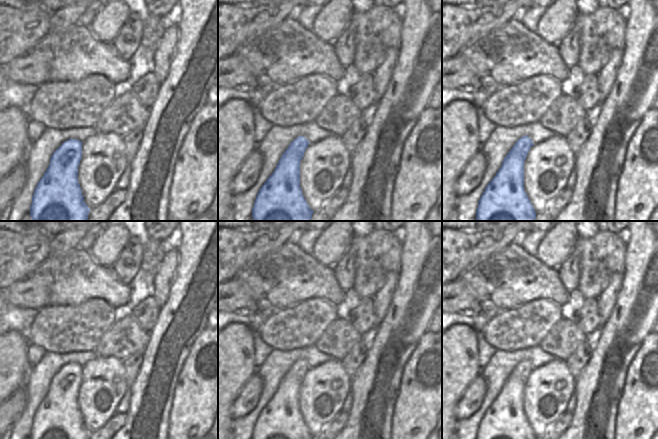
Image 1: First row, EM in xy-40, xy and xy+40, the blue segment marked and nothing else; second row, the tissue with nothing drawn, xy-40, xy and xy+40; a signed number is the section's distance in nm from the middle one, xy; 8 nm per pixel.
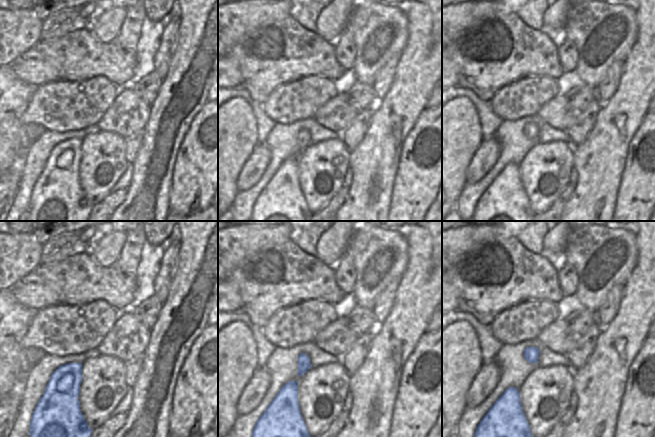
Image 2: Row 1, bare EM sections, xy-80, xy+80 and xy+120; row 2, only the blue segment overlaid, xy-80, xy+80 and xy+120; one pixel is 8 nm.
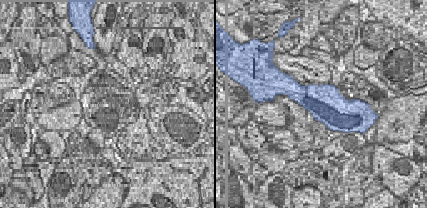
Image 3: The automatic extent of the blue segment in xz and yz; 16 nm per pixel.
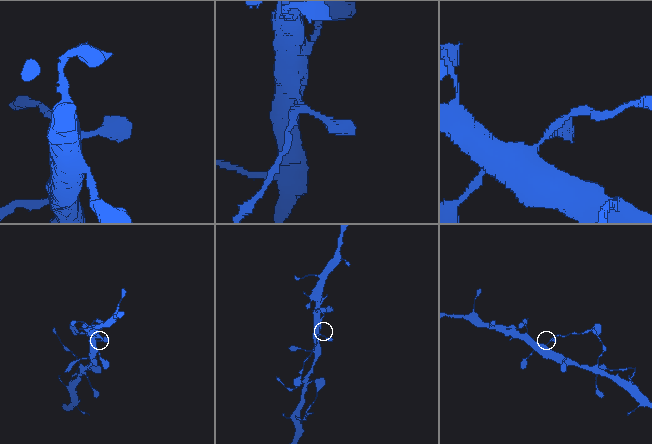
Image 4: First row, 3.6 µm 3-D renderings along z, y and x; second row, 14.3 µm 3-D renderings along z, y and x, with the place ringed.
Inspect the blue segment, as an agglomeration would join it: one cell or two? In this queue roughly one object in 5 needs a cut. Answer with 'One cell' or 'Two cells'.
One cell

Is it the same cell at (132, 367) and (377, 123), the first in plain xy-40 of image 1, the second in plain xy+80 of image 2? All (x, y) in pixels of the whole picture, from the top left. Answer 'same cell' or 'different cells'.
different cells

